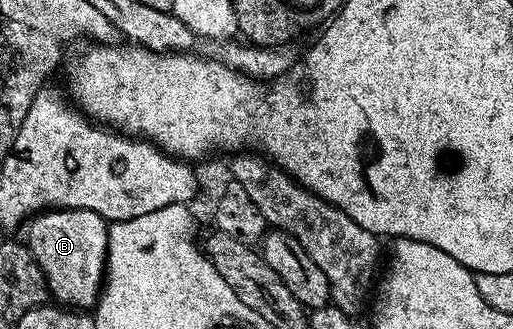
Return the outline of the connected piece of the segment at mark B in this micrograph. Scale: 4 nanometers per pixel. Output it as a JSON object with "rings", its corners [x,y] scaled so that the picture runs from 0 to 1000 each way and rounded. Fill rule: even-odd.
{"rings":[[[166,629],[92,635],[76,644],[57,684],[55,742],[74,809],[86,824],[96,900],[123,933],[150,933],[160,945],[189,927],[207,851],[211,751],[211,675],[197,647],[172,641]]]}

